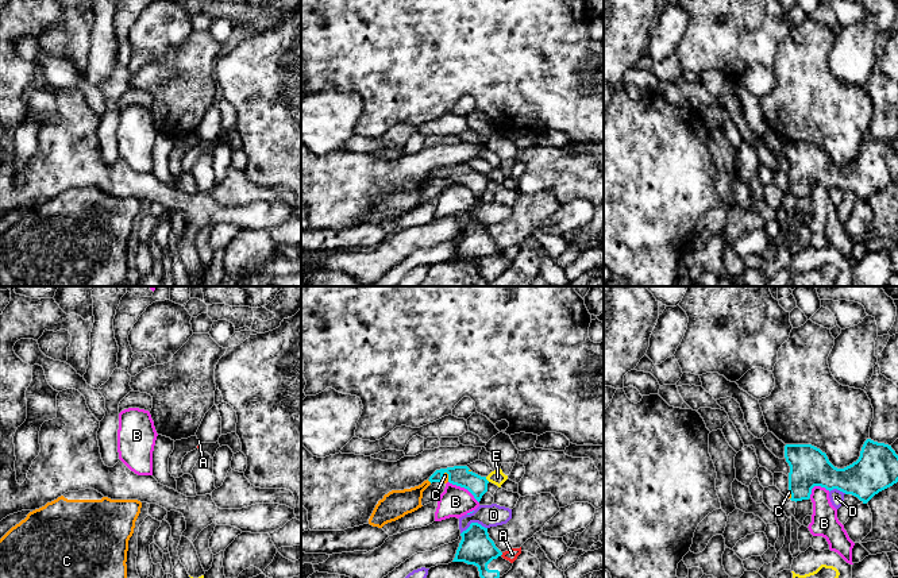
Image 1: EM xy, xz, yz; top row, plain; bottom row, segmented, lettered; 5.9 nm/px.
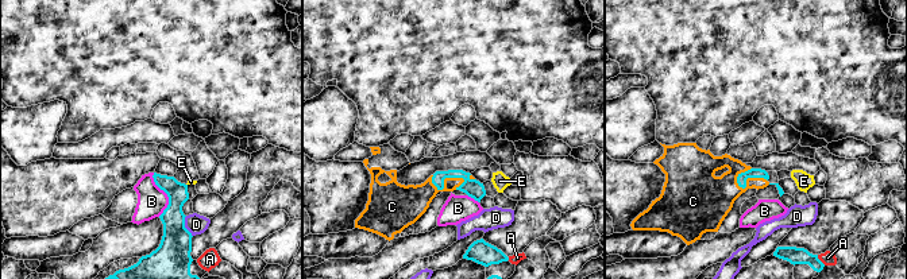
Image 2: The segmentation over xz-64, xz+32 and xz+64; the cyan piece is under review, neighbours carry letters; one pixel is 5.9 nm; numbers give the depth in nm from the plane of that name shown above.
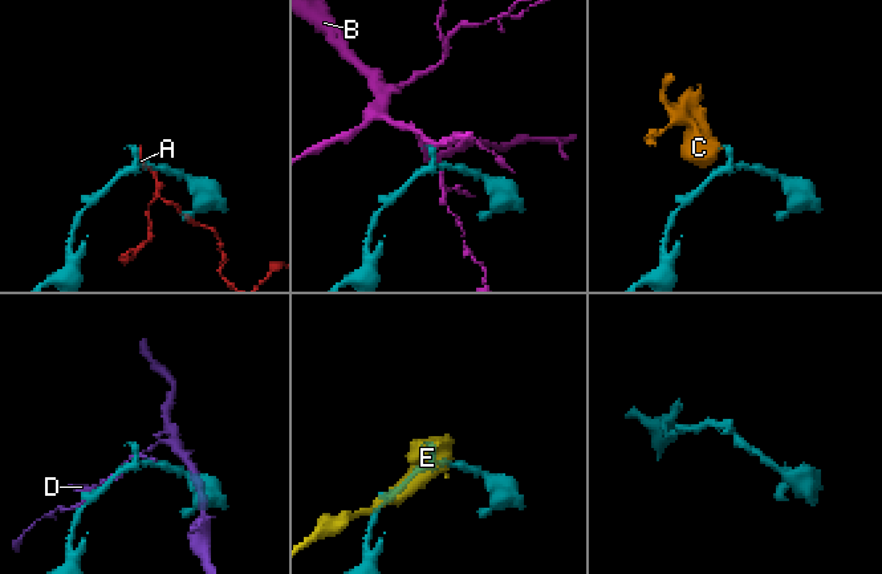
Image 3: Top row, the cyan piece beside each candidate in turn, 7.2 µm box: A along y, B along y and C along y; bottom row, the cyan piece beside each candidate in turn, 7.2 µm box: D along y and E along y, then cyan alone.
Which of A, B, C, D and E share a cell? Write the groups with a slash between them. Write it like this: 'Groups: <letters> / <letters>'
Groups: A / B / C / D / E

